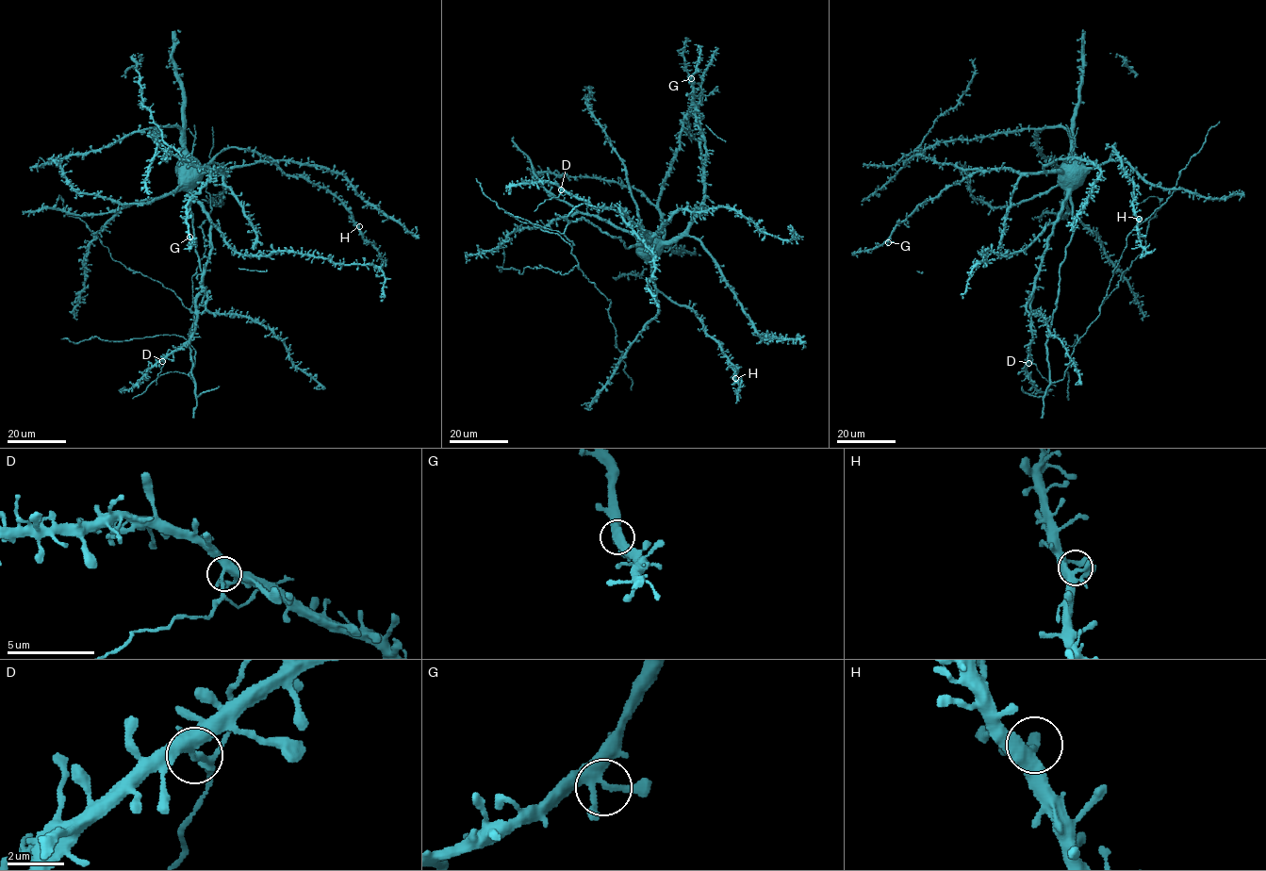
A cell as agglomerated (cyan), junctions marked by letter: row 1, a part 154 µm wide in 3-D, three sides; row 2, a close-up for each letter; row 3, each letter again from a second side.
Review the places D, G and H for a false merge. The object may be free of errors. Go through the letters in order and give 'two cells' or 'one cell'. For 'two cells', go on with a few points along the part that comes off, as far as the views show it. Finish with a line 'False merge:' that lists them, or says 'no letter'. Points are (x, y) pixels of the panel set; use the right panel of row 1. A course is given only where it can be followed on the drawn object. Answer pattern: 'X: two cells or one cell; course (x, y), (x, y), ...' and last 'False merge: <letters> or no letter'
D: two cells; course (1028, 362), (1035, 365), (1042, 375), (1056, 386)
G: one cell
H: one cell
False merge: D

